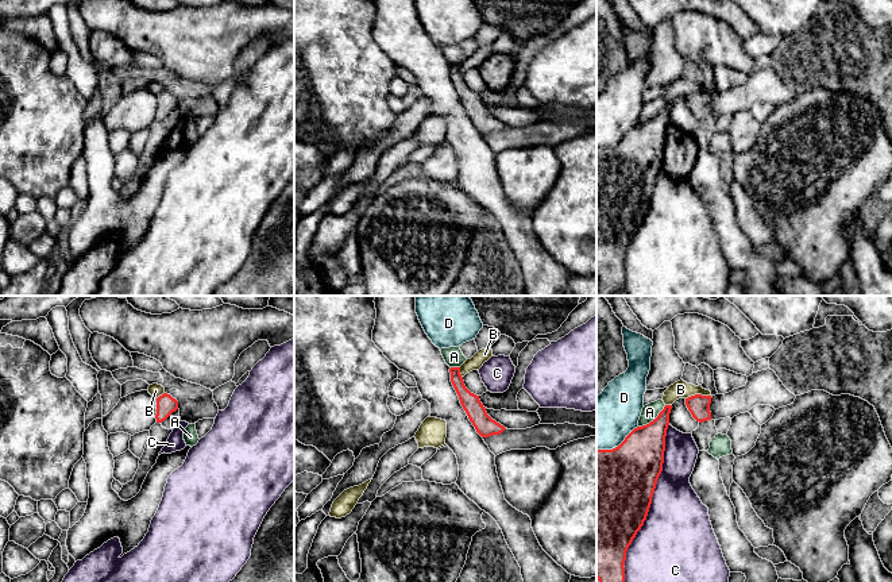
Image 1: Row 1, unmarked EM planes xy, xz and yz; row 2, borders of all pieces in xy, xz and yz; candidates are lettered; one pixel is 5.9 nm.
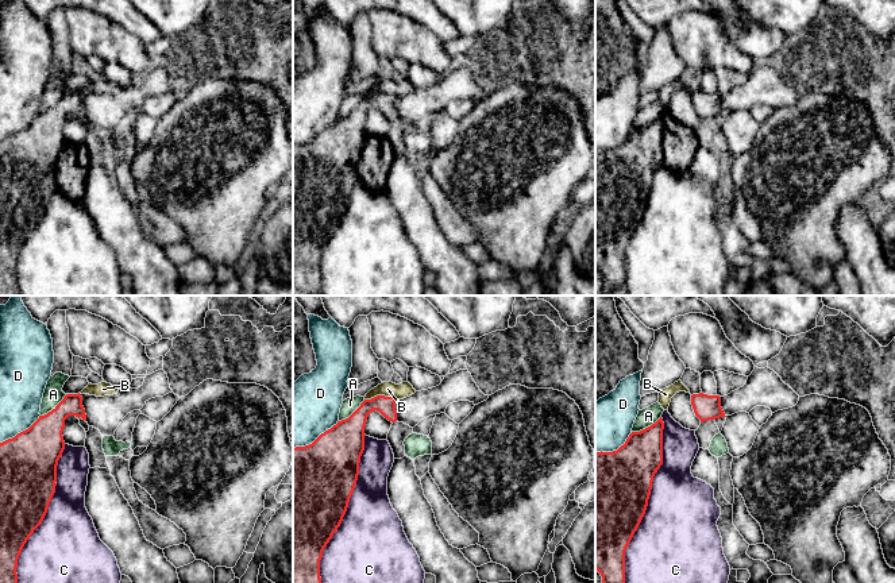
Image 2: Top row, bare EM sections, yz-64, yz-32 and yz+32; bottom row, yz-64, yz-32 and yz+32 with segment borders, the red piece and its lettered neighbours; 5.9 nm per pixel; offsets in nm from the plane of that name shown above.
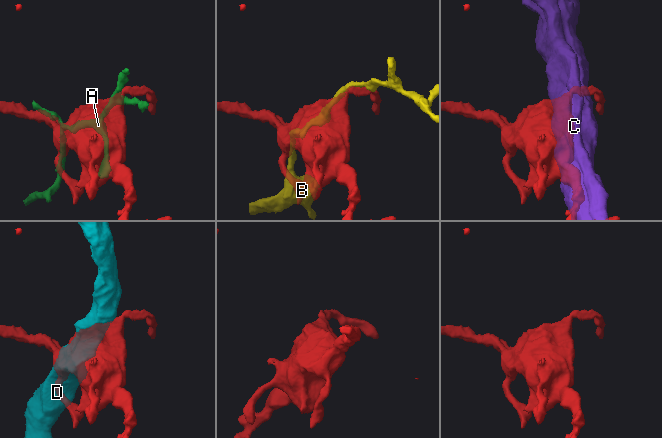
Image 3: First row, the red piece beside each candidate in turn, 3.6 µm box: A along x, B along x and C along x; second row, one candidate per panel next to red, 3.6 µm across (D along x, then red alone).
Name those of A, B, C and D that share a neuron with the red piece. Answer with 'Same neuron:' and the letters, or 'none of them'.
Same neuron: none of them

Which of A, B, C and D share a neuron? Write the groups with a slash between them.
A / B / C / D

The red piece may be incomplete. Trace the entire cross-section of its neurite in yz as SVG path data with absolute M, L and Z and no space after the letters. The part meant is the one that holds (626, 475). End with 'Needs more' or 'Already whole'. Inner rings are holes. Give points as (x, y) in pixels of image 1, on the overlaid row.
M672 405L613 450L596 450L596 579L625 582L626 551L646 520L663 471Z. Already whole

